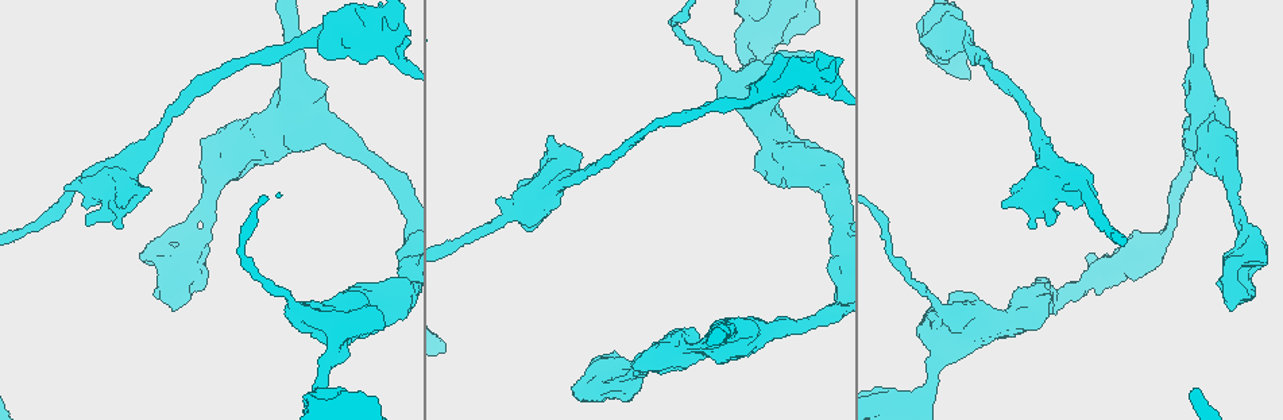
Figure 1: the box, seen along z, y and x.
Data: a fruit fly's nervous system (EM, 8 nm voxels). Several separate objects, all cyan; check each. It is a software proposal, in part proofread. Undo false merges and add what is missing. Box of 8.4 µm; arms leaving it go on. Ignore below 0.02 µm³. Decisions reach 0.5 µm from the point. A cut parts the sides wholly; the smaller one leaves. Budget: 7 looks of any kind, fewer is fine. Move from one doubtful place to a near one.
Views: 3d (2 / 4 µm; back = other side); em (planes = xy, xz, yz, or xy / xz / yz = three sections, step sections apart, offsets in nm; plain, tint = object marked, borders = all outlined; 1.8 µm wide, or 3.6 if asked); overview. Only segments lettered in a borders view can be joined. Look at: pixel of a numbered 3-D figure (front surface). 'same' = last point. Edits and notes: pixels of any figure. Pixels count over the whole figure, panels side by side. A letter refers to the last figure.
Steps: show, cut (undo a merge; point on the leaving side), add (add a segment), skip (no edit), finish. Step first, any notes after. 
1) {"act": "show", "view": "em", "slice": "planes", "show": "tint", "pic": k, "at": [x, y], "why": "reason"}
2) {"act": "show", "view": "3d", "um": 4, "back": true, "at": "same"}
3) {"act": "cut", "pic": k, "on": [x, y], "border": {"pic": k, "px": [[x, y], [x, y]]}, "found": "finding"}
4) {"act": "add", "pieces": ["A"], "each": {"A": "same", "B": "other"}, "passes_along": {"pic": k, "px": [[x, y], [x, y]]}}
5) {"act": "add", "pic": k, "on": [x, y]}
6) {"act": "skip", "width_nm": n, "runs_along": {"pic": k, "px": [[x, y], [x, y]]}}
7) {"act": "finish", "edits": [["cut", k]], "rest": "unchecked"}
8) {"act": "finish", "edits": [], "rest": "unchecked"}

{"act": "show", "view": "em", "um": 3.6, "slice": "xz", "step": 16, "show": "borders", "pic": 1, "at": [721, 92], "why": "closes a loop"}

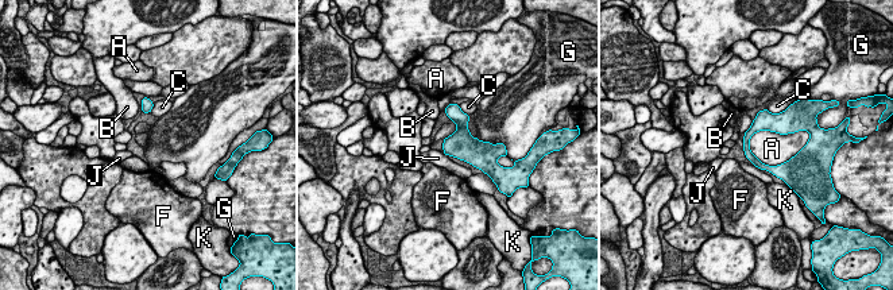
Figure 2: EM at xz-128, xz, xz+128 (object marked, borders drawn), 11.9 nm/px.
{"act": "skip", "width_nm": 100, "each": {"A": "other", "B": "other", "C": "other", "F": "other", "G": "other", "J": "other", "K": "other"}, "border": {"pic": 2, "px": [[793, 132], [757, 131], [749, 150]]}, "found": "all the same neuron"}

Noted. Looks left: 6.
{"act": "show", "view": "3d", "um": 4, "pic": 1, "at": [781, 182]}

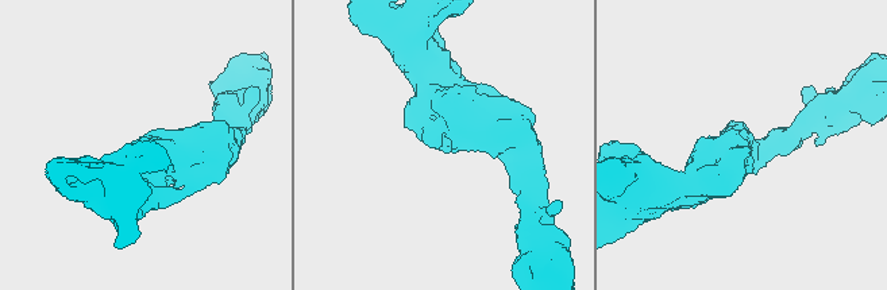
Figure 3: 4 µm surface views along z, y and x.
{"act": "show", "view": "em", "slice": "planes", "show": "borders", "pic": 3, "at": [746, 147]}

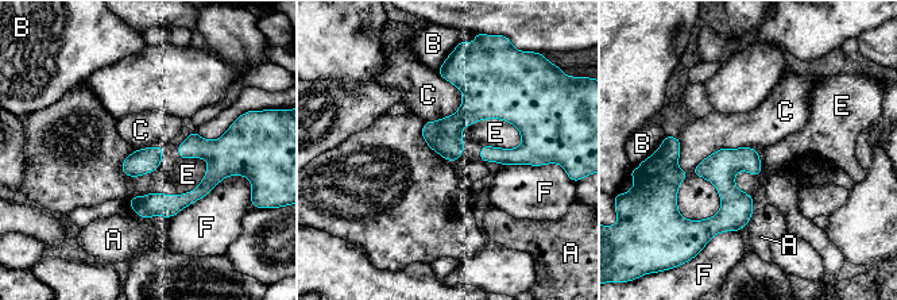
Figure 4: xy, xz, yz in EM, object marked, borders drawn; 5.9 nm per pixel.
{"act": "skip", "longest_contact_nm": ["C", 500], "each": {"A": "other", "B": "other", "C": "other", "E": "other", "F": "other"}, "border": {"pic": 4, "px": [[758, 152], [676, 165]]}, "found": "none of them fits"}

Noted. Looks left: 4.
{"act": "show", "view": "em", "um": 3.6, "slice": "xy", "step": 4, "show": "borders", "pic": 1, "at": [1250, 294], "why": "stops while still wide"}

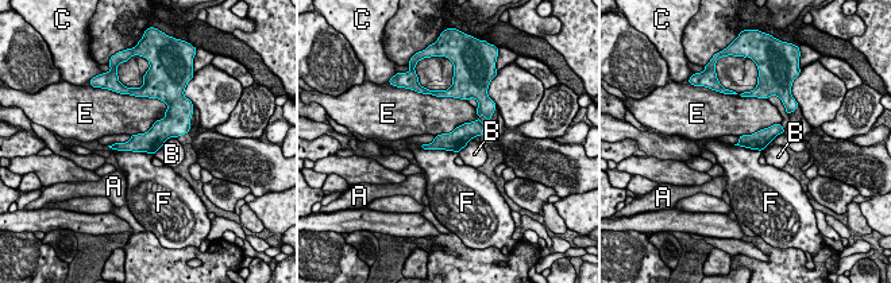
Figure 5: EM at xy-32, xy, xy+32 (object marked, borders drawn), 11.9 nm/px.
{"act": "skip", "width_nm": 220, "each": {"A": "other", "B": "other", "C": "other", "E": "other", "F": "other"}, "runs_along": {"pic": 5, "px": [[172, 115], [149, 142], [118, 146]]}, "found": "none of them fits"}

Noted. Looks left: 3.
{"act": "finish", "edits": [], "rest": "unchecked"}

